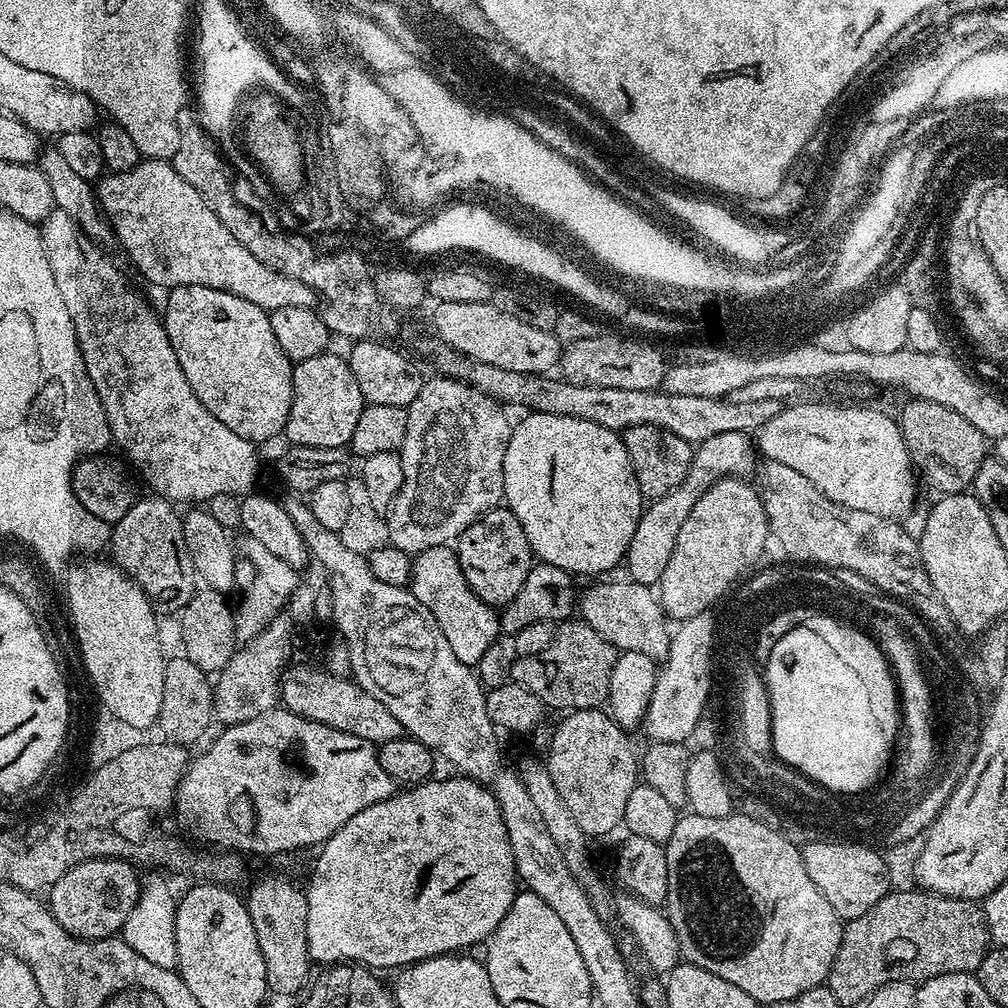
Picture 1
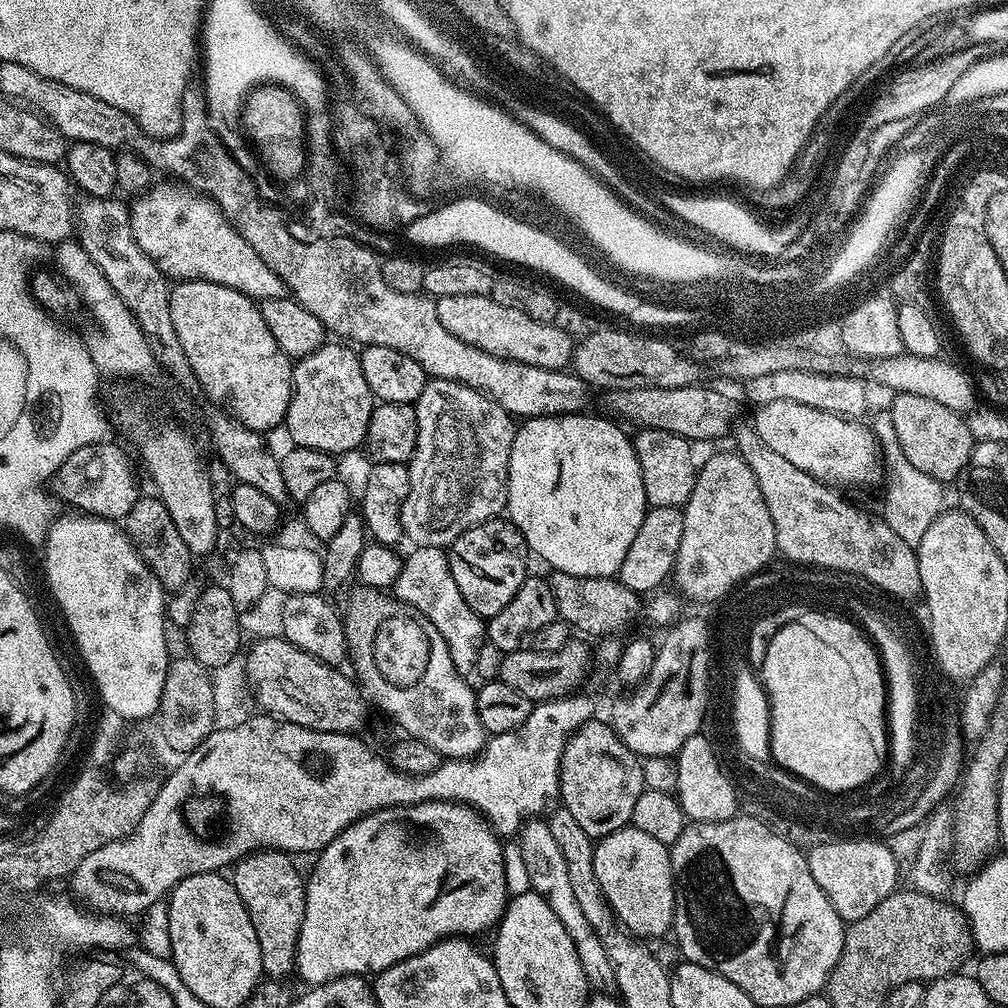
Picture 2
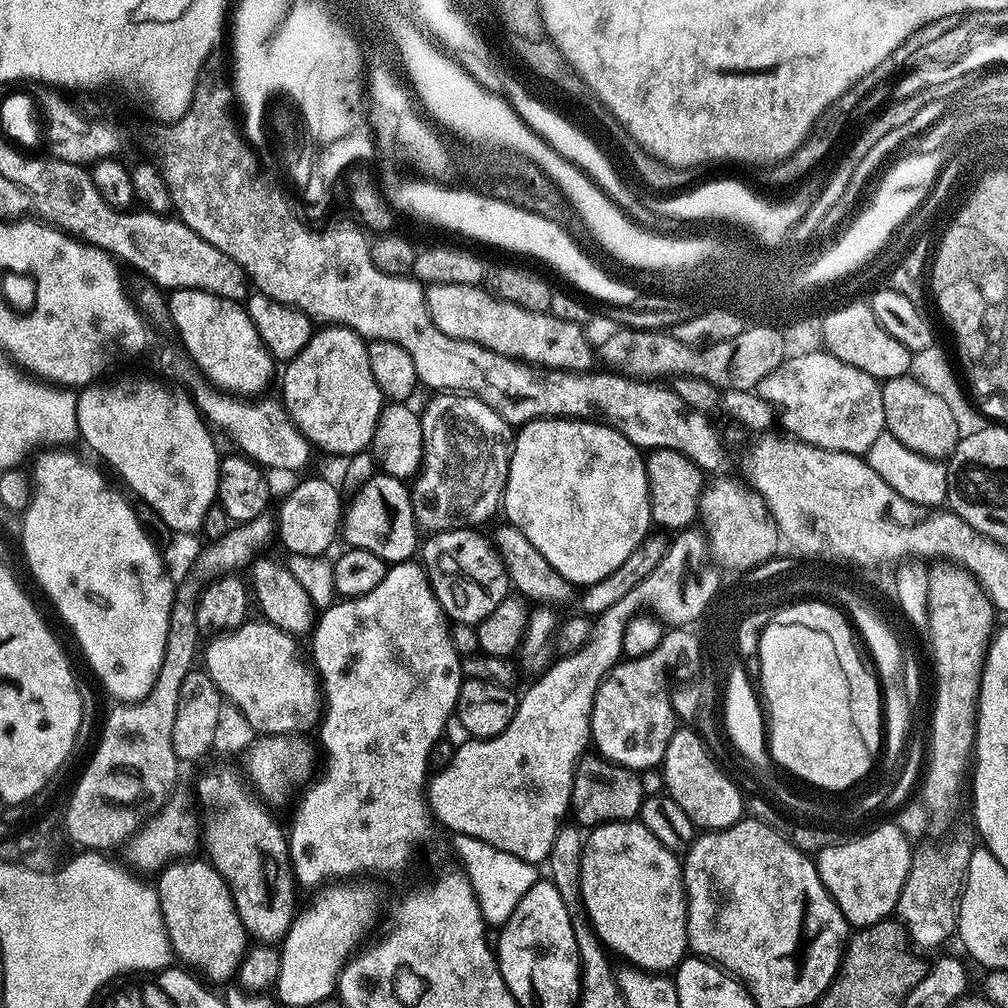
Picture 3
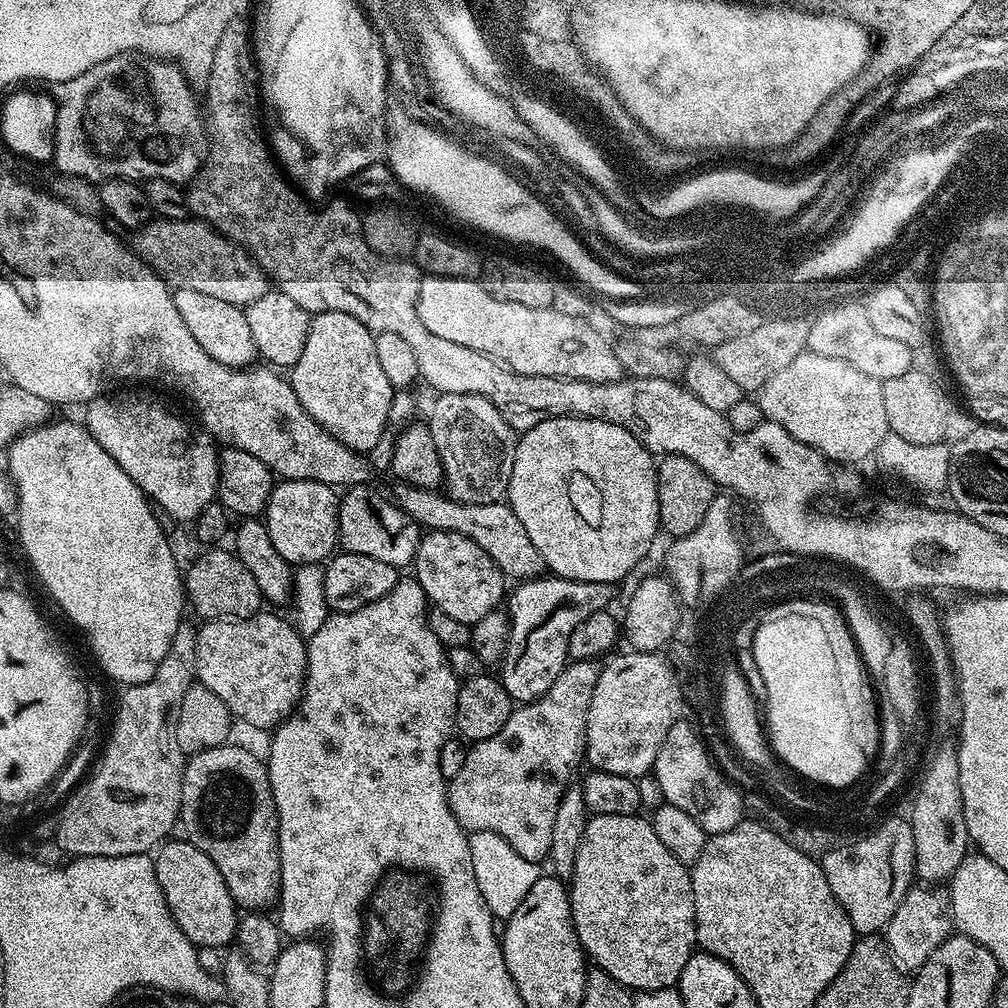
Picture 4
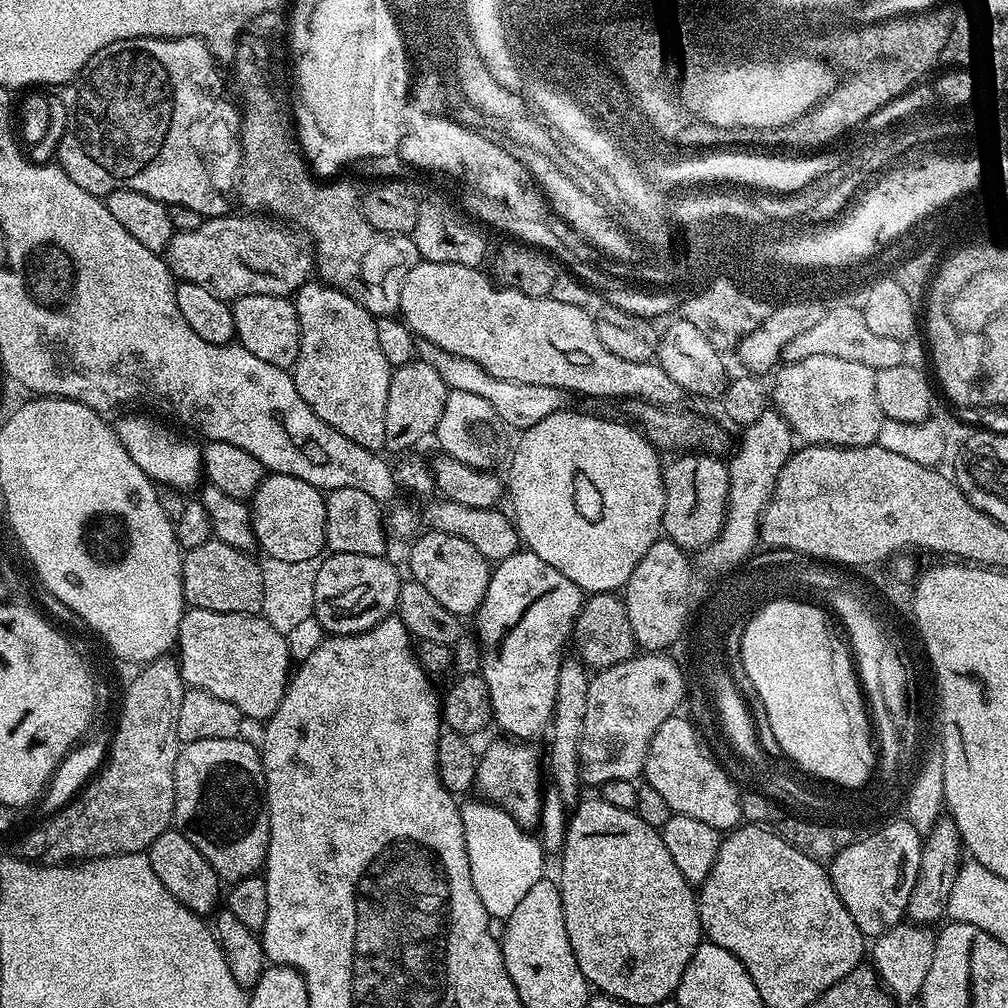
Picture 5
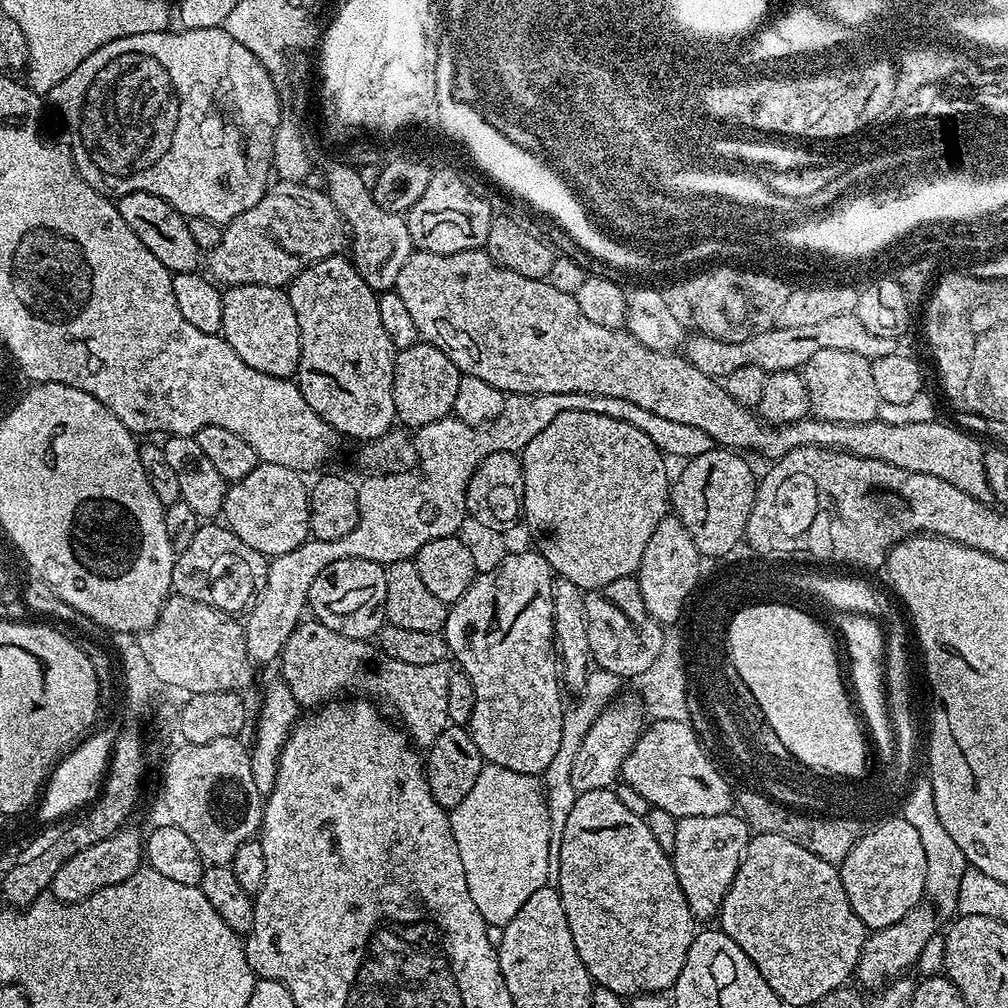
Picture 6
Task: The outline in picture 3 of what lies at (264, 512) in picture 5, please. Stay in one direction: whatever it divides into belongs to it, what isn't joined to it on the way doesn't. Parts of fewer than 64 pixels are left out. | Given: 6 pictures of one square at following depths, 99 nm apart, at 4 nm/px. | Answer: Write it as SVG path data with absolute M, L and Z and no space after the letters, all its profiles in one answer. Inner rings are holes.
M301 479L281 501L282 508L278 511L278 540L284 543L285 553L293 556L323 556L327 548L335 542L336 536L342 532L342 499L339 487L328 480Z

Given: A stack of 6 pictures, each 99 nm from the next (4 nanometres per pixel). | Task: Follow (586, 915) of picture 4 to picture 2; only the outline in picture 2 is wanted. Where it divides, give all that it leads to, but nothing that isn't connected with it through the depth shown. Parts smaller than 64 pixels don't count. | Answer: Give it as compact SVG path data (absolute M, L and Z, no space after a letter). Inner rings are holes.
M631 826L599 837L595 845L594 878L598 878L598 886L620 925L637 938L669 935L676 905L669 845Z

